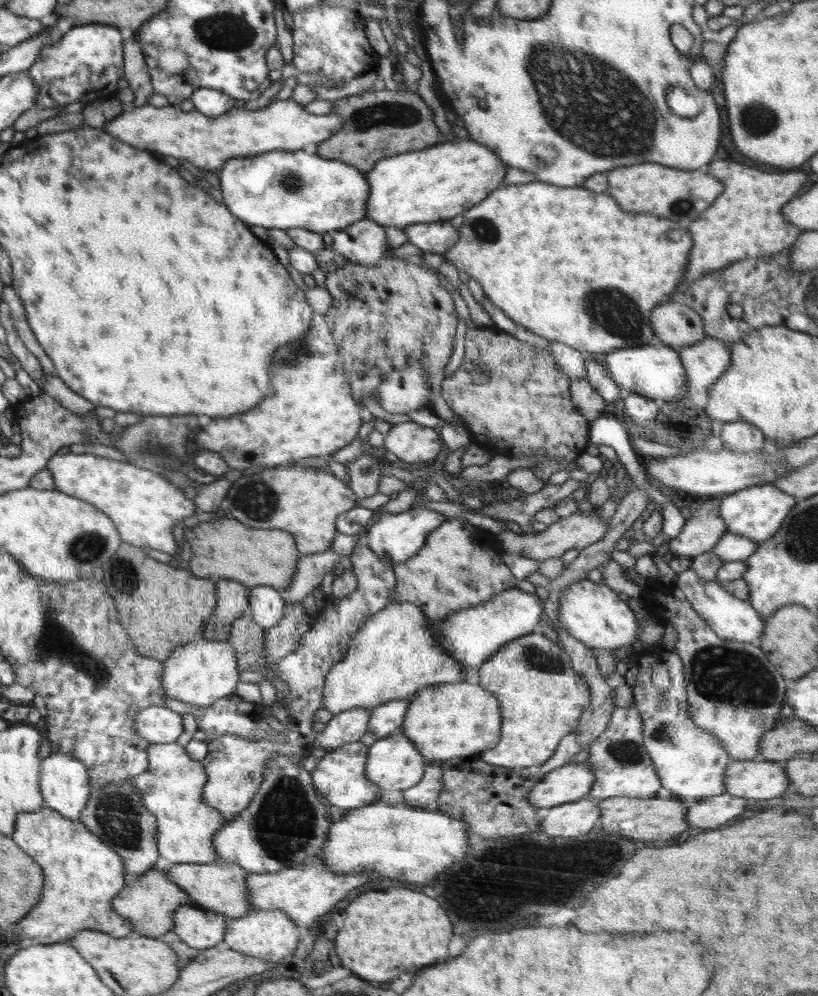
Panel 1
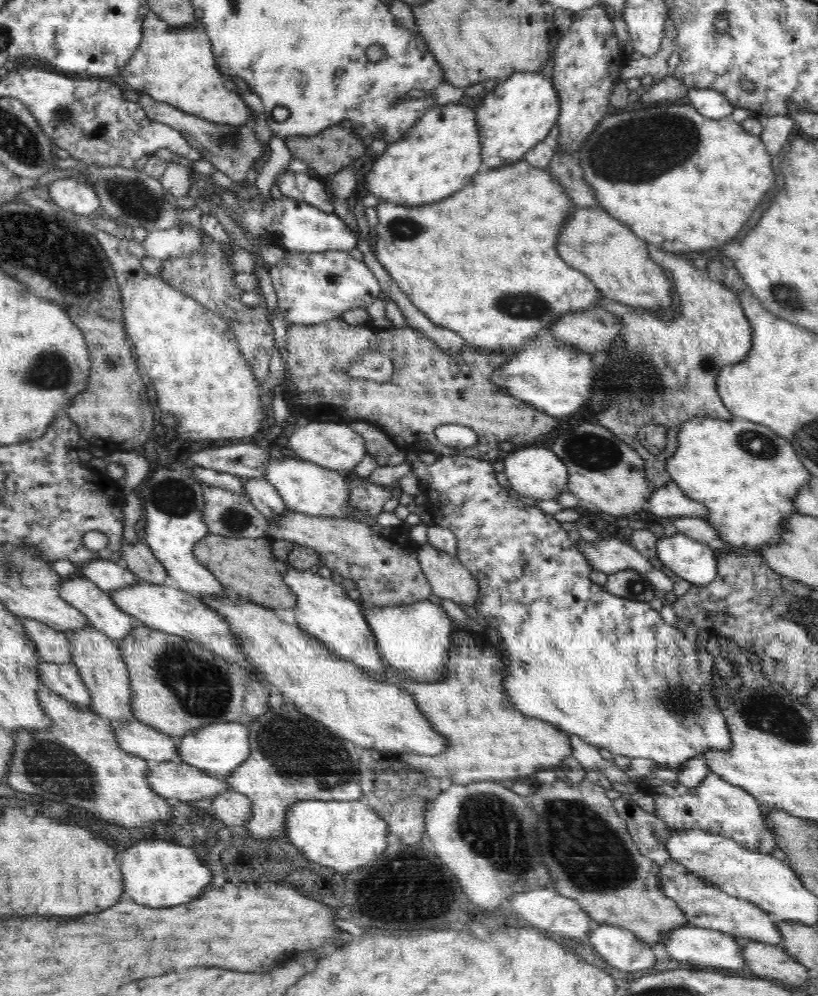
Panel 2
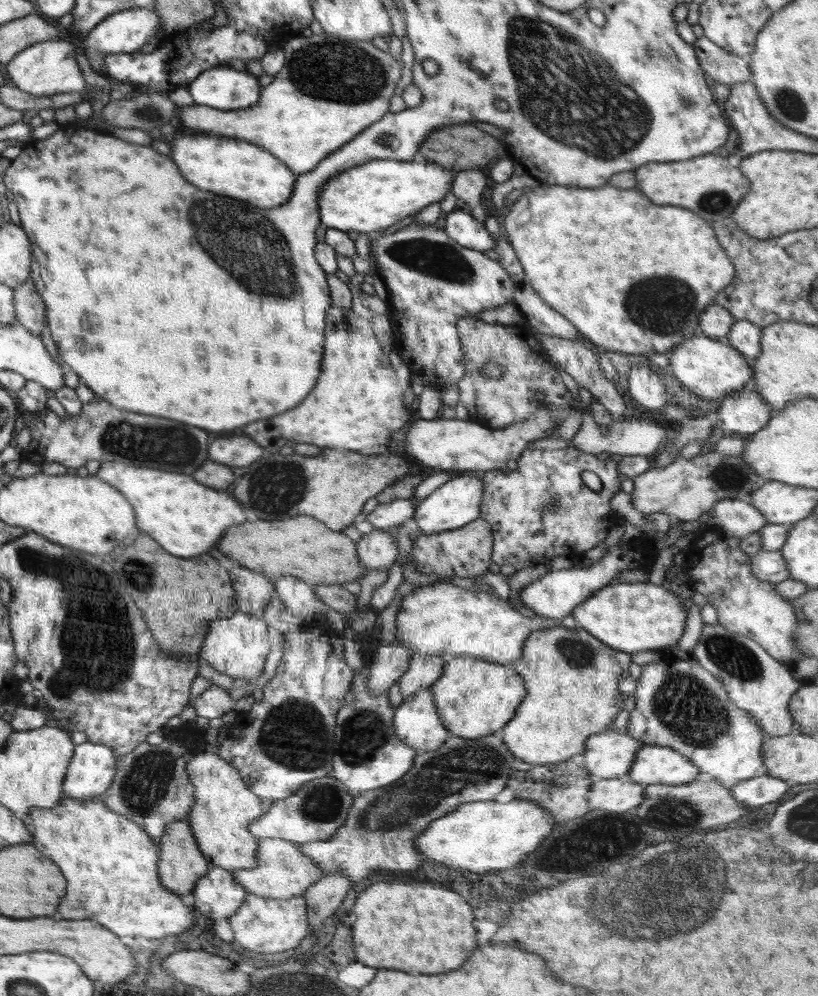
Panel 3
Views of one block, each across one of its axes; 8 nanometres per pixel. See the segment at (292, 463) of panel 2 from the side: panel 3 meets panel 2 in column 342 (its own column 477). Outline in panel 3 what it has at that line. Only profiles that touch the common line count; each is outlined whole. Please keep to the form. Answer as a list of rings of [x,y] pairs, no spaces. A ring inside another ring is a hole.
[[[470,472],[454,476],[436,488],[430,496],[419,501],[411,525],[419,529],[422,535],[453,531],[479,518],[482,497],[482,481],[479,472],[474,476]]]

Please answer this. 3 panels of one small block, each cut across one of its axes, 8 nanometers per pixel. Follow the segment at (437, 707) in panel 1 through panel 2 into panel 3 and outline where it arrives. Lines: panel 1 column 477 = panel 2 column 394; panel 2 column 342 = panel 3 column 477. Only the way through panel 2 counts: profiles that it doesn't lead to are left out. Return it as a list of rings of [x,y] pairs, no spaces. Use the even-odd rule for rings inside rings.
[[[448,658],[439,679],[431,685],[438,718],[452,735],[474,739],[488,736],[506,726],[526,696],[524,679],[512,666],[473,658]]]

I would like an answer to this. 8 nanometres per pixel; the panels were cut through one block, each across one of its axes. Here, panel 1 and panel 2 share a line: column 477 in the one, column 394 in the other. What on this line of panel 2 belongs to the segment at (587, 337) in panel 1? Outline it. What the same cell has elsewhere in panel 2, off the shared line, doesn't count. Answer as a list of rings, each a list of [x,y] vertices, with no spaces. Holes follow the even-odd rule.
[[[520,159],[518,162],[508,166],[508,168],[500,168],[500,170],[488,170],[488,172],[480,172],[472,178],[470,184],[466,184],[460,192],[452,194],[448,200],[442,202],[432,202],[432,204],[422,204],[422,206],[400,206],[387,200],[371,200],[374,208],[378,213],[378,225],[376,226],[376,234],[372,238],[372,243],[376,246],[374,256],[376,260],[382,264],[384,270],[390,273],[390,277],[404,291],[404,295],[408,296],[412,304],[419,308],[432,323],[446,327],[462,336],[466,346],[469,348],[478,348],[479,350],[490,350],[498,352],[508,352],[518,350],[524,346],[532,336],[536,334],[544,335],[548,326],[552,326],[558,318],[568,313],[576,313],[577,311],[586,311],[601,302],[603,294],[600,289],[588,278],[584,276],[580,270],[568,266],[556,252],[556,242],[558,242],[558,234],[564,228],[570,212],[574,210],[566,188],[560,186],[556,179],[550,175],[548,169],[536,168],[530,163]]]

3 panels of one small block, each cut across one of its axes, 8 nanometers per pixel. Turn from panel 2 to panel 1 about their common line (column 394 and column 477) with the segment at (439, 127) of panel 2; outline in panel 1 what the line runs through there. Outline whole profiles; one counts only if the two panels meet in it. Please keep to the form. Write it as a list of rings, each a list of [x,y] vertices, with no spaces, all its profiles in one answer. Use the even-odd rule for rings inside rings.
[[[458,139],[454,142],[443,140],[432,148],[386,157],[365,173],[365,179],[369,184],[369,195],[364,218],[384,228],[388,226],[400,229],[417,223],[434,223],[453,219],[459,214],[464,214],[474,204],[482,202],[491,192],[494,192],[502,184],[506,169],[502,159],[496,156],[494,151],[471,139],[464,141]]]

